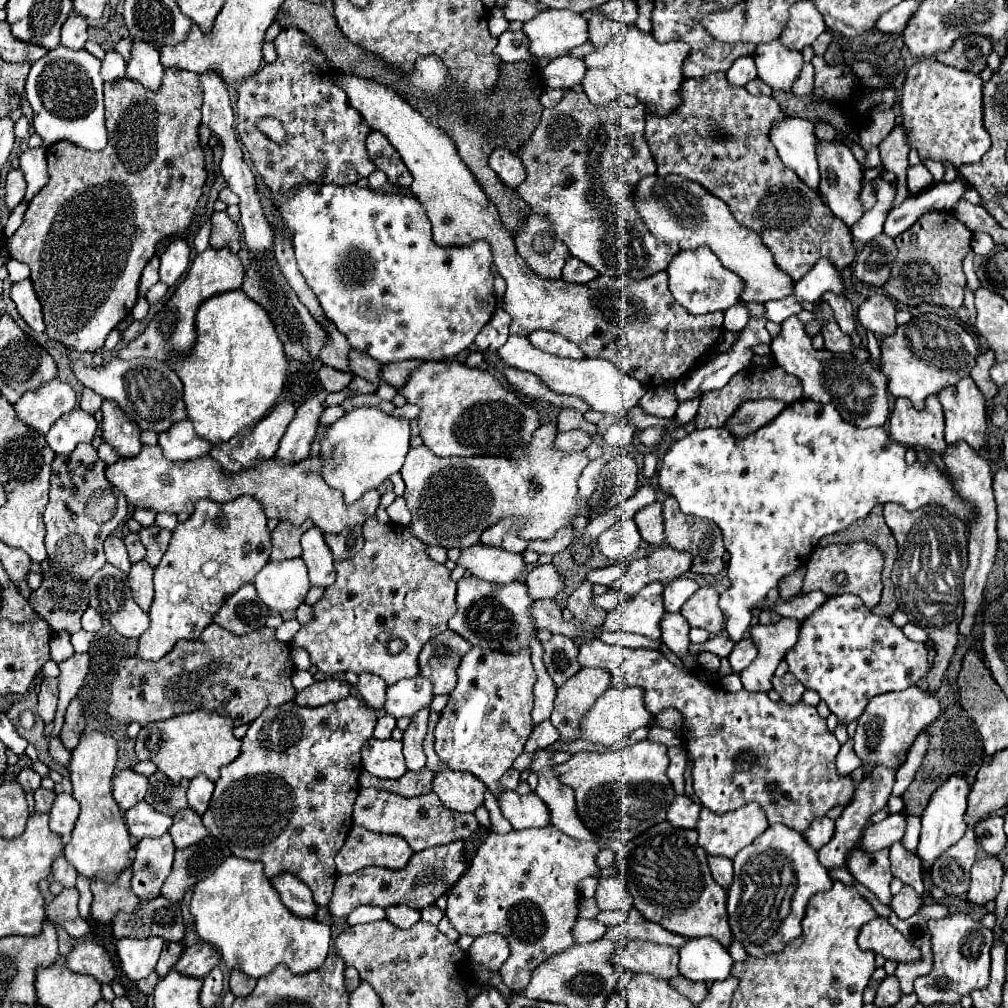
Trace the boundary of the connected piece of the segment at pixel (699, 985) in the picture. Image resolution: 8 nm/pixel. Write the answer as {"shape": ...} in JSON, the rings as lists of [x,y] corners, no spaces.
{"shape":[[[675,976],[675,978],[669,980],[669,984],[671,984],[677,992],[685,994],[693,1004],[699,1004],[699,1002],[707,996],[707,986],[705,986],[705,982],[691,982],[691,980],[683,978],[683,976]]]}

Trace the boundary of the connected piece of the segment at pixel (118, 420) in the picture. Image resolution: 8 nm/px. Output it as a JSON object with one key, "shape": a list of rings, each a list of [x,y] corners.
{"shape":[[[103,400],[103,440],[109,442],[119,456],[135,456],[141,450],[141,442],[139,442],[139,434],[141,428],[127,416],[123,414],[123,410],[113,402],[113,400]]]}

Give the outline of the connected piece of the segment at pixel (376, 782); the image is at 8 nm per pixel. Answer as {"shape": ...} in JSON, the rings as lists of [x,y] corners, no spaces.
{"shape":[[[423,768],[423,770],[407,770],[401,778],[397,780],[383,780],[383,778],[377,778],[373,774],[369,774],[367,770],[363,770],[359,774],[359,784],[363,788],[377,788],[377,790],[391,790],[395,794],[403,794],[403,796],[419,796],[419,794],[425,794],[427,790],[433,790],[431,788],[431,778],[433,778],[433,772],[429,768]]]}

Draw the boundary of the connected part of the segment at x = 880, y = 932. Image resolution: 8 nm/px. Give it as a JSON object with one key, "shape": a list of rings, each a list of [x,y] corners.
{"shape":[[[875,918],[867,922],[857,936],[861,950],[871,950],[895,962],[919,962],[921,950],[907,942],[901,932],[897,932],[885,918]]]}

